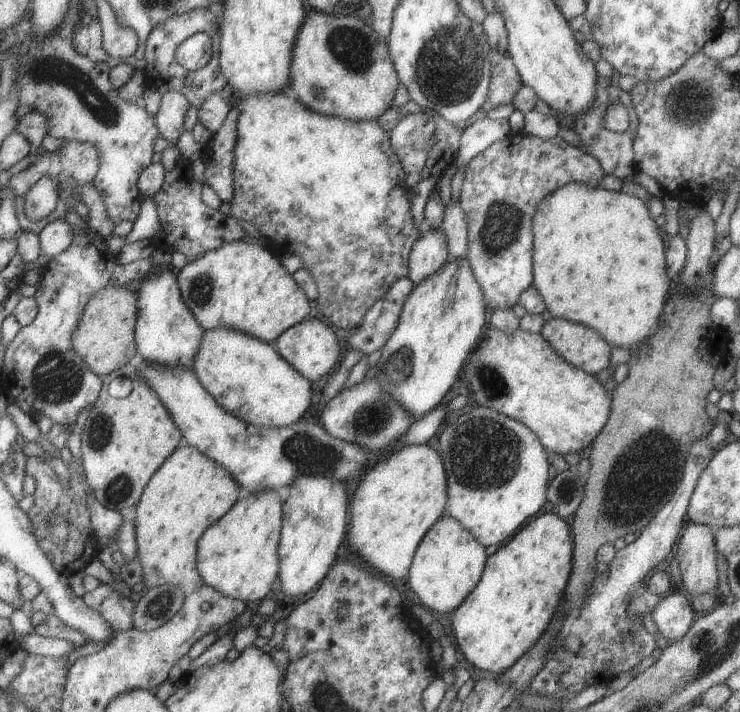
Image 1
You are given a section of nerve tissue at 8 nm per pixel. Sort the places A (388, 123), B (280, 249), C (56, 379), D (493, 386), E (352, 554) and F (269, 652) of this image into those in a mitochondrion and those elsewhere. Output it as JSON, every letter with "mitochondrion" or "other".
{"A":"other","B":"other","C":"mitochondrion","D":"mitochondrion","E":"other","F":"other"}

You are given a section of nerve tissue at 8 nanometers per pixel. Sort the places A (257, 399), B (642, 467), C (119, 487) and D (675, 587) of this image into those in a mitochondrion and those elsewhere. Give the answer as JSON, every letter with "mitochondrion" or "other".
{"A":"other","B":"mitochondrion","C":"mitochondrion","D":"other"}

